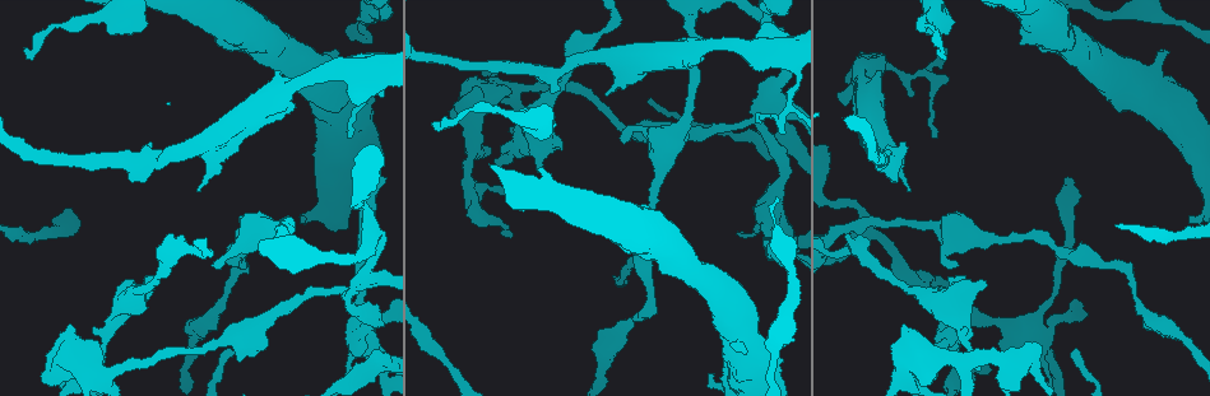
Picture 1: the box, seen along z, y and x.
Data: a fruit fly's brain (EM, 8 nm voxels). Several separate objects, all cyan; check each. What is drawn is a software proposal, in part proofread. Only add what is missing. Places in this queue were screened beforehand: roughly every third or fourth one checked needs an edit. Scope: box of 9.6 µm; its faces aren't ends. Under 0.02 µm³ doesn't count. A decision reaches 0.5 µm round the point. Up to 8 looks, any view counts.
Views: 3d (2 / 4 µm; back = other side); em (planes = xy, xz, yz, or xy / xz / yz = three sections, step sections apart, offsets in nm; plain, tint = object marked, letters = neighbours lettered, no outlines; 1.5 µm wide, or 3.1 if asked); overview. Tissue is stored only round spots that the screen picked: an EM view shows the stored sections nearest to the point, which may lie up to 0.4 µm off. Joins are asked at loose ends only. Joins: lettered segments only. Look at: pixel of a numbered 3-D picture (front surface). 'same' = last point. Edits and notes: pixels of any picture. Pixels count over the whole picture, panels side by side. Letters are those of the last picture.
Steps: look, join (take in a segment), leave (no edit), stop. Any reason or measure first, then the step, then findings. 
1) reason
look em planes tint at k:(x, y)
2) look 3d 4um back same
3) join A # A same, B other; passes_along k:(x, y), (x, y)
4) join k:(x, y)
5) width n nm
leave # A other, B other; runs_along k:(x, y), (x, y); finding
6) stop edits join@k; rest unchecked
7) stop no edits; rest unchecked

branch stops here
look 3d 2um back at 1:(373, 354)

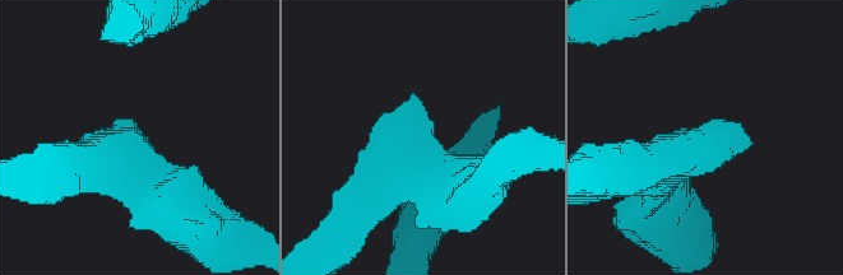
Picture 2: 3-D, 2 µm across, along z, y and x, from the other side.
look em planes letters at 2:(743, 131)

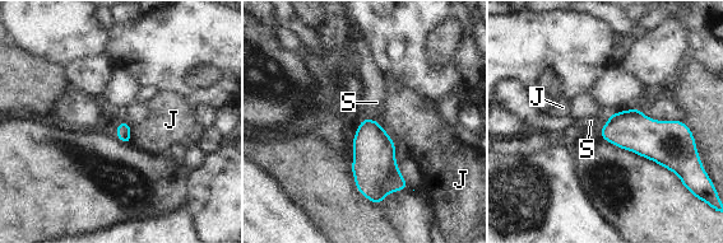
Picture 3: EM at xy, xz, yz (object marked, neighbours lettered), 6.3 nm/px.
leave # J other, S other; border 3:(131, 126), (130, 144); no lettered segment goes on from it

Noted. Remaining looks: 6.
branch stops here
look em yz step 8 letters at 1:(1190, 219)

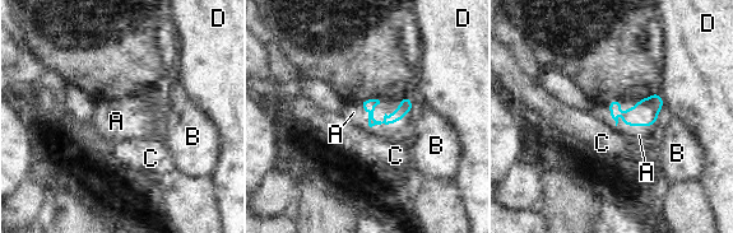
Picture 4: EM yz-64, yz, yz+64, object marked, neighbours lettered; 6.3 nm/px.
join A # A same, B other, C other, D other; passes_along 4:(406, 103), (376, 124), (353, 112); it goes on there

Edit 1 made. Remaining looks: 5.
redraw
look overview

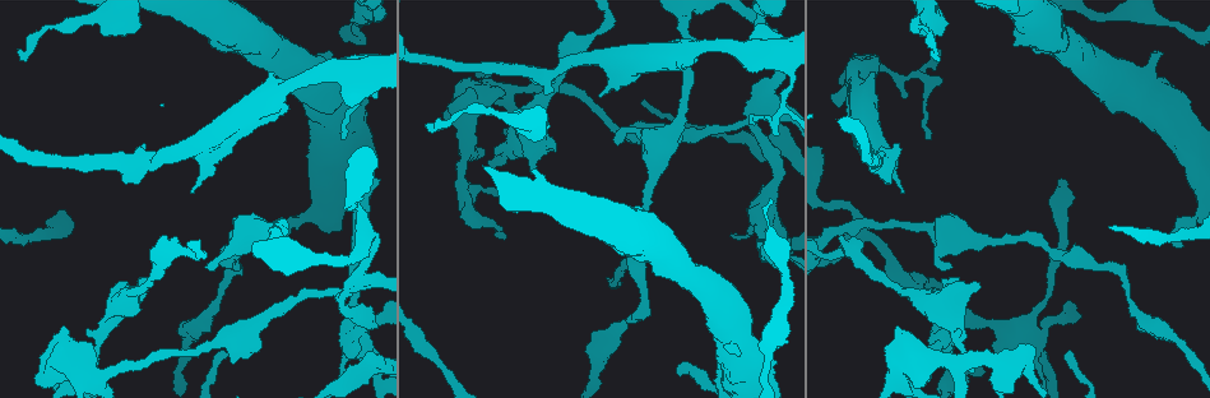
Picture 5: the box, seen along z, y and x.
branch stops here
look 3d 4um at 5:(676, 64)

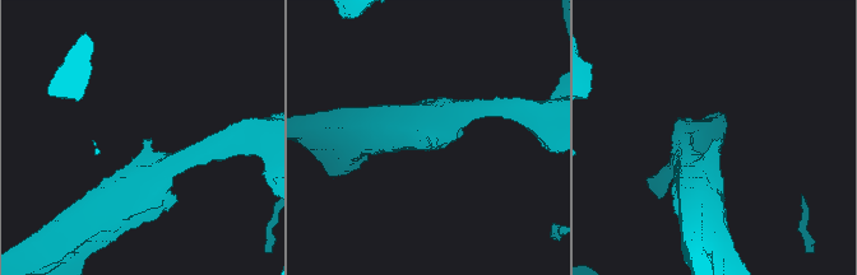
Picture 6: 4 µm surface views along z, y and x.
need the tissue
look em planes tint at 6:(151, 140)

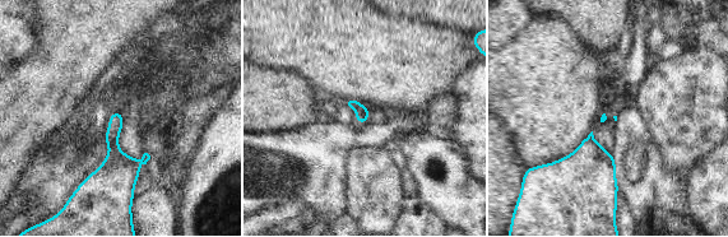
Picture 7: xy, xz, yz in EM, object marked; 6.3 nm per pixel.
see the neighbours
look em planes letters same

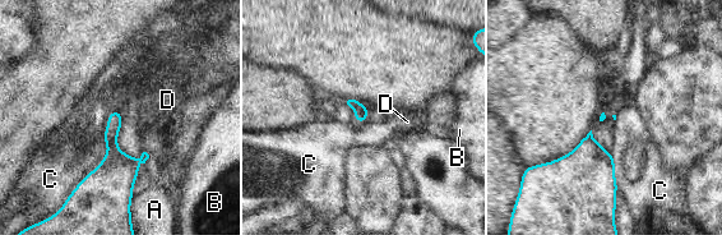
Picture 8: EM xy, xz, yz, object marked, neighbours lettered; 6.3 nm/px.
leave # A other, B other, C other, D other; border 8:(611, 153), (618, 189); none of them fits

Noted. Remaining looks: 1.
stop edits join@4; rest unchecked

